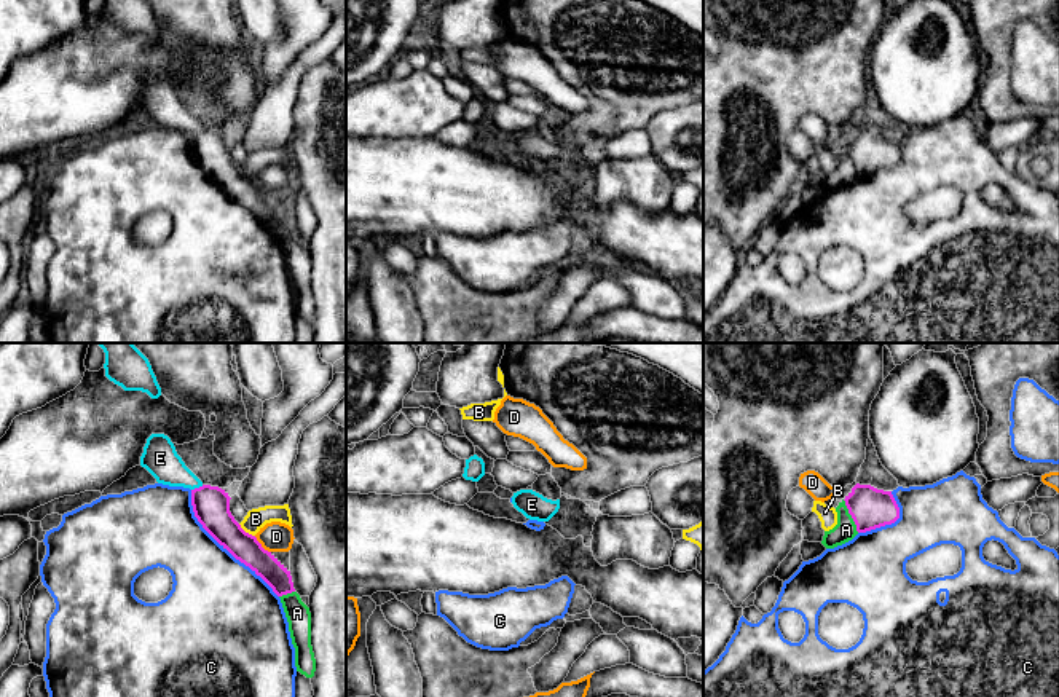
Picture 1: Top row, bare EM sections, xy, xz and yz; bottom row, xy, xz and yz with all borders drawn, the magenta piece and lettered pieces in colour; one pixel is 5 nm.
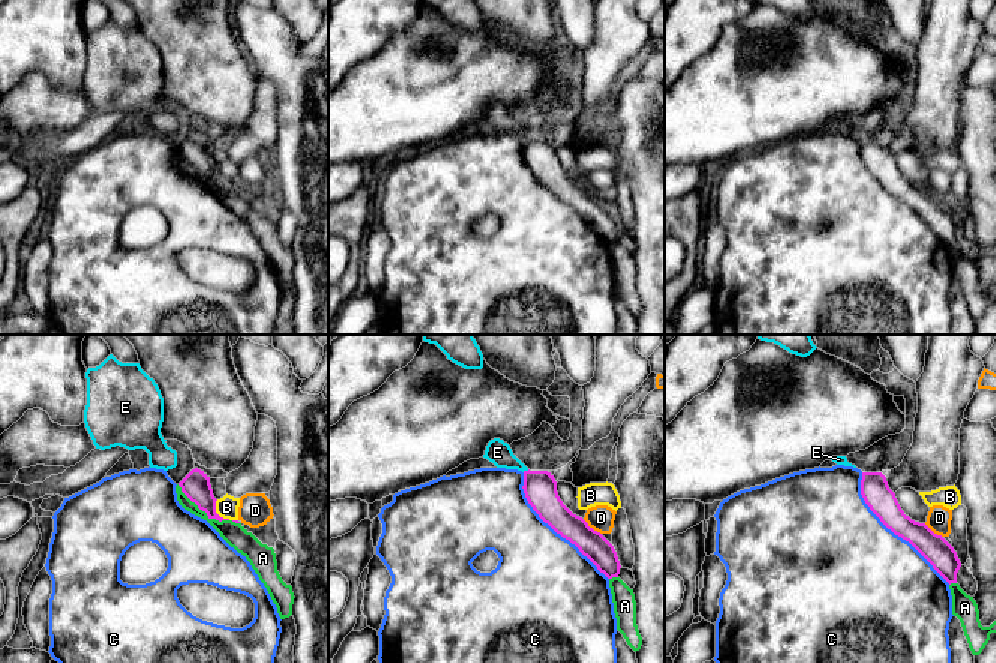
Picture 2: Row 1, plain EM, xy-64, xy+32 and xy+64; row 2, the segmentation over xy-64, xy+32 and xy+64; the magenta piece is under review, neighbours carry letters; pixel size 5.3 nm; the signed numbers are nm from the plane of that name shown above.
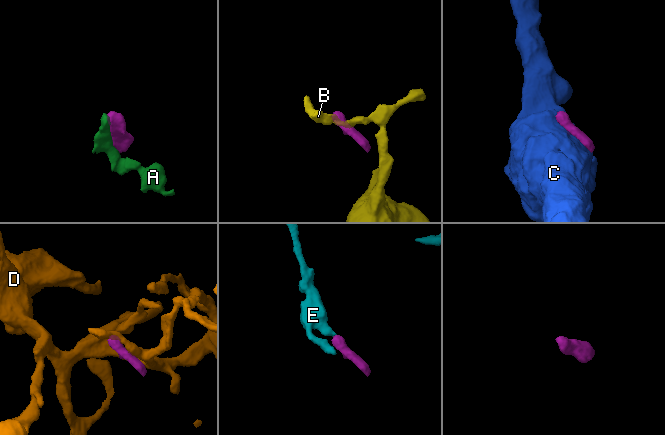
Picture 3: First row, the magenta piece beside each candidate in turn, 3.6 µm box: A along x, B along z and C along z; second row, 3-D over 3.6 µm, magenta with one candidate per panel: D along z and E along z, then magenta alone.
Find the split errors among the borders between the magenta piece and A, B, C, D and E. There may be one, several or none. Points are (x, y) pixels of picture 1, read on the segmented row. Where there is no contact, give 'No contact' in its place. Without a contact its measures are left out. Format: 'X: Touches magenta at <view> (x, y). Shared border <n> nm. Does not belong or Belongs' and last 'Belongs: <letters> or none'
A: Touches magenta at yz (850, 514). Shared border 190 nm. Does not belong
B: Touches magenta at xy (244, 531). Shared border 110 nm. Does not belong
C: Touches magenta at xy (224, 546). Shared border 700 nm. Does not belong
D: Touches magenta at xy (260, 546). Shared border 120 nm. Does not belong
E: Touches magenta at xy (196, 488). Shared border 70 nm. Belongs
Belongs: E

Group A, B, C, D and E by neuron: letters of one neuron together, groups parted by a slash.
A / B / C / D / E

